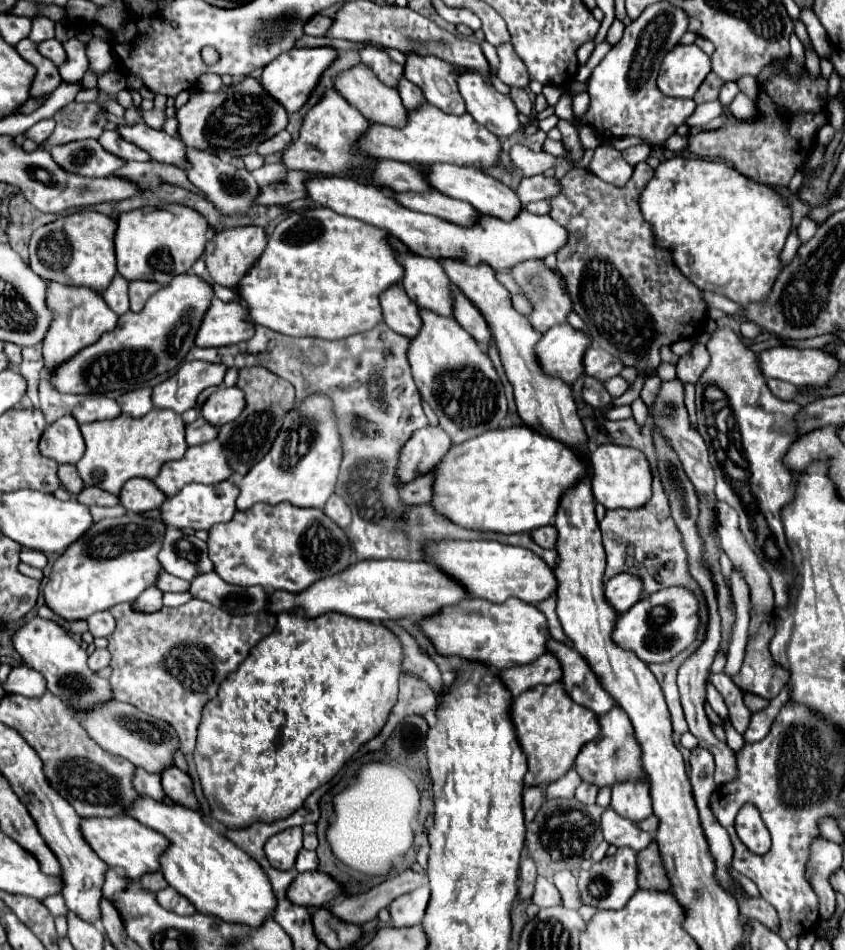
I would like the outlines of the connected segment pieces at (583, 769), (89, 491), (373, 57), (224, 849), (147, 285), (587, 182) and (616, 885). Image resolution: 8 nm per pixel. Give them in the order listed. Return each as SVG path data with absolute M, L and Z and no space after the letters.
M613 707L607 715L599 717L599 723L601 723L599 739L587 743L575 759L575 769L579 777L585 783L591 783L597 787L611 787L611 785L625 783L625 781L649 783L649 777L645 775L643 763L641 763L641 747L639 747L639 741L635 739L635 729L627 713L621 707Z
M85 487L79 495L77 495L77 501L83 503L83 505L105 505L105 507L113 507L119 503L119 497L113 495L113 493L107 493L103 489L97 489L97 487Z
M365 47L361 51L361 63L371 69L377 79L381 83L385 83L387 87L393 87L397 89L399 87L399 81L403 77L403 65L395 63L393 59L389 59L383 51L379 51L377 47Z
M139 797L129 809L129 815L163 833L171 841L171 847L161 855L161 873L173 889L197 907L199 913L253 929L271 919L277 899L263 867L245 851L237 849L237 845L233 845L227 837L217 835L197 811L189 811L181 805L169 807L161 801Z
M131 281L129 283L129 299L131 299L131 311L141 311L147 299L159 291L161 285L153 285L151 281Z
M641 163L635 167L629 183L617 187L597 179L587 169L573 169L561 179L563 191L551 201L549 213L559 225L565 225L565 229L569 229L569 245L565 245L561 253L557 253L557 267L567 279L573 309L583 319L583 323L591 331L593 341L601 349L619 357L627 367L637 365L639 373L651 373L641 391L641 399L647 405L653 403L653 397L657 395L657 389L661 385L661 379L653 375L653 371L661 363L659 347L699 335L707 320L706 305L701 301L699 289L689 279L685 279L681 271L677 271L669 249L657 249L653 227L649 221L645 221L639 209L639 197L653 173L655 171L647 163Z
M619 847L613 857L603 857L601 861L593 863L589 871L581 871L579 875L579 889L585 905L593 905L597 909L621 909L627 901L635 895L639 867L637 867L637 851L631 847Z

